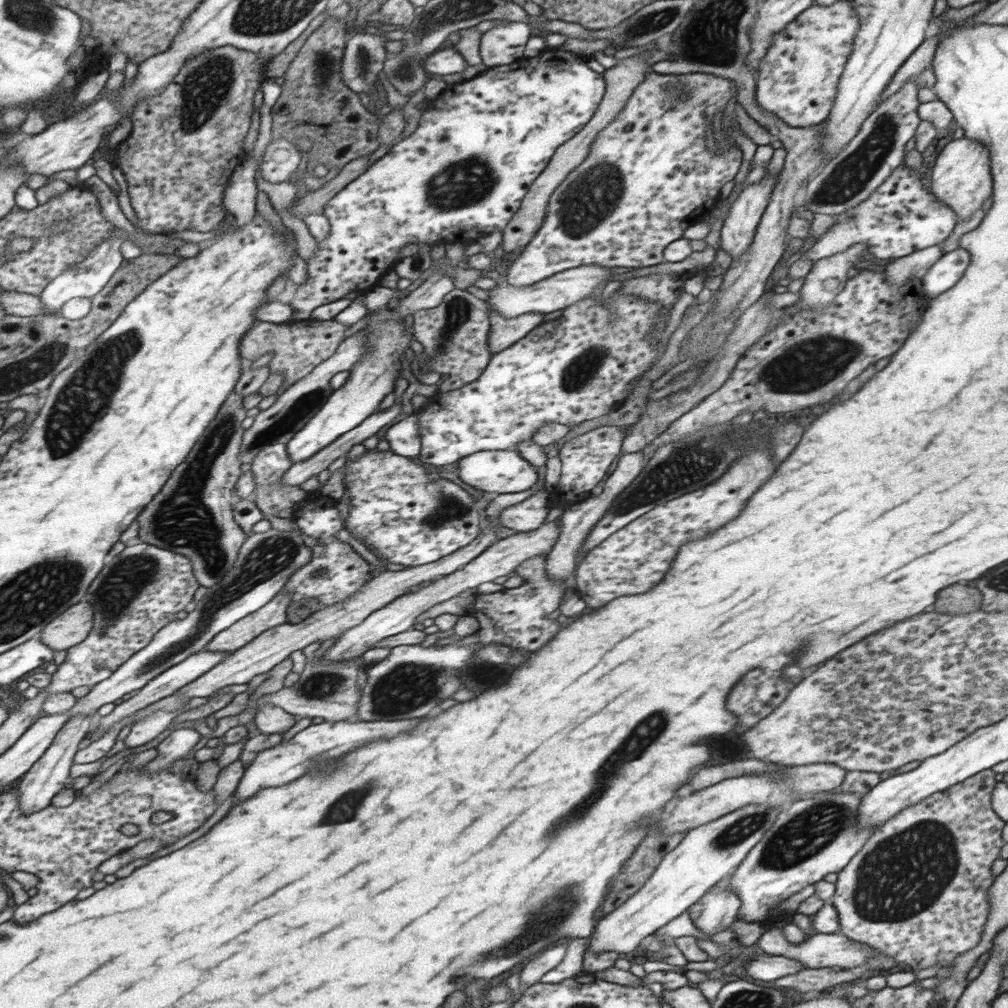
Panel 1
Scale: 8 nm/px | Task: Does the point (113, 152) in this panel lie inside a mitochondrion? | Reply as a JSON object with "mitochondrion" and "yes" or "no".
{"mitochondrion":"no"}

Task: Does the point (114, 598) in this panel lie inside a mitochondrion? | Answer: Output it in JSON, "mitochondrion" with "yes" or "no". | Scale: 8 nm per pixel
{"mitochondrion":"yes"}

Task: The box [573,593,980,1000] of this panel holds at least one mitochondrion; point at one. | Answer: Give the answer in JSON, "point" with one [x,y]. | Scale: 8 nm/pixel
{"point":[887,889]}

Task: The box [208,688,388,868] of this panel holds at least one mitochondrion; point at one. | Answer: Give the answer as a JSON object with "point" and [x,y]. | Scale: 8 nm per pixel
{"point":[351,801]}

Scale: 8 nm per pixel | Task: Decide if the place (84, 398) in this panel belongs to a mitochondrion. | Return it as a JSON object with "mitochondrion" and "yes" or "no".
{"mitochondrion":"yes"}

